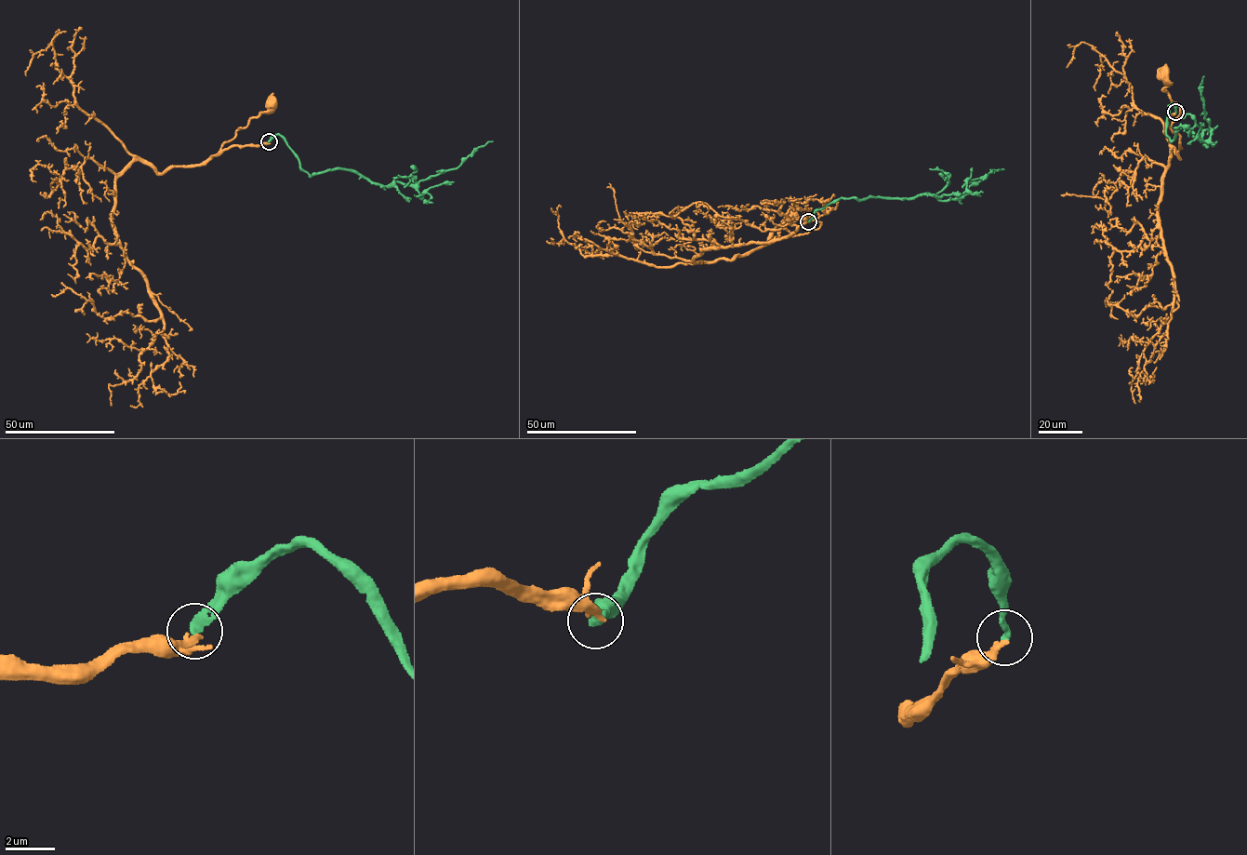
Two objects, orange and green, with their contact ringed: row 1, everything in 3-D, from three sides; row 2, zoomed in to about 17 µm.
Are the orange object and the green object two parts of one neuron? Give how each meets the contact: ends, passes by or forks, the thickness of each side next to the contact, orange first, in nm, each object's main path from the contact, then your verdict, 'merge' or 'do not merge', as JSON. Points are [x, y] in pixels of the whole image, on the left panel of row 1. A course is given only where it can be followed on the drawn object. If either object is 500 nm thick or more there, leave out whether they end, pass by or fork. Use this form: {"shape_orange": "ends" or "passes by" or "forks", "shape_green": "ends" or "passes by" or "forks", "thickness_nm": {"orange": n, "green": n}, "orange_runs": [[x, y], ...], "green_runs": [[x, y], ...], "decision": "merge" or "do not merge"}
{"shape_orange": "ends", "shape_green": "ends", "thickness_nm": {"orange": 280, "green": 280}, "orange_runs": [[268, 142], [232, 146], [220, 150], [224, 143], [231, 140], [248, 121], [269, 110], [272, 102]], "green_runs": [[268, 142], [284, 137], [309, 174], [353, 169], [391, 186], [455, 169], [493, 141]], "decision": "merge"}

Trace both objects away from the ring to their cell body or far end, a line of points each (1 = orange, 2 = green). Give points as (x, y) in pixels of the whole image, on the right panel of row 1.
1: (1175, 112), (1166, 119), (1171, 127), (1180, 112), (1165, 90), (1169, 85), (1164, 84), (1164, 73)
2: (1175, 112), (1171, 103), (1165, 127), (1170, 140), (1187, 126), (1196, 137), (1212, 129), (1200, 95), (1204, 76)

